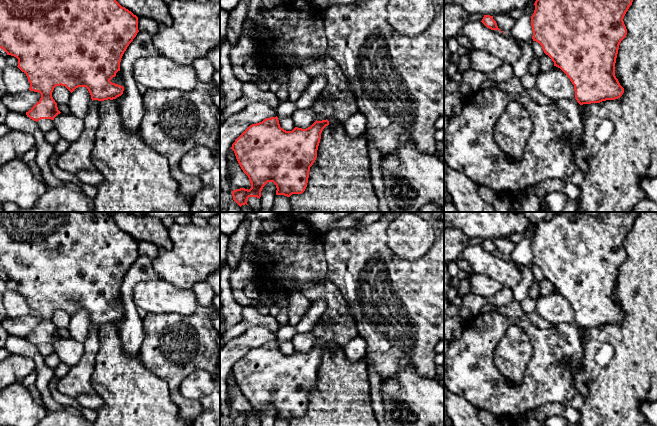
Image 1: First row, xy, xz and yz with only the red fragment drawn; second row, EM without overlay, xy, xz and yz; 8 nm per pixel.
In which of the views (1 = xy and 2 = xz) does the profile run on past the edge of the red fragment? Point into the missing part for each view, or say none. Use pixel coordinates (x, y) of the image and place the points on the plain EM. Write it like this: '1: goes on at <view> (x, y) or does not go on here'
1: does not go on here
2: does not go on here

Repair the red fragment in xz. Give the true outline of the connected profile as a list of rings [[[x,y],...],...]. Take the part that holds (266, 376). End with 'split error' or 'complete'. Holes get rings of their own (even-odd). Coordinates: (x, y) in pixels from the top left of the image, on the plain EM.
[[[278,341],[266,342],[262,346],[250,349],[232,368],[236,383],[248,400],[251,412],[240,412],[232,415],[235,426],[247,426],[249,421],[260,423],[261,415],[268,406],[276,409],[276,419],[290,421],[302,418],[308,407],[310,391],[317,382],[317,374],[323,353],[329,345],[315,345],[306,353],[295,351],[286,355],[280,351]]]; complete

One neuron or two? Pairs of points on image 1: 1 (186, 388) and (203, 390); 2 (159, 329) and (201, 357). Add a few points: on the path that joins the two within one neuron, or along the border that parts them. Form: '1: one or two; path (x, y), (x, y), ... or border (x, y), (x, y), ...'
1: one; path (190, 388), (199, 388)
2: one; path (169, 338), (175, 344), (187, 344), (191, 348)

